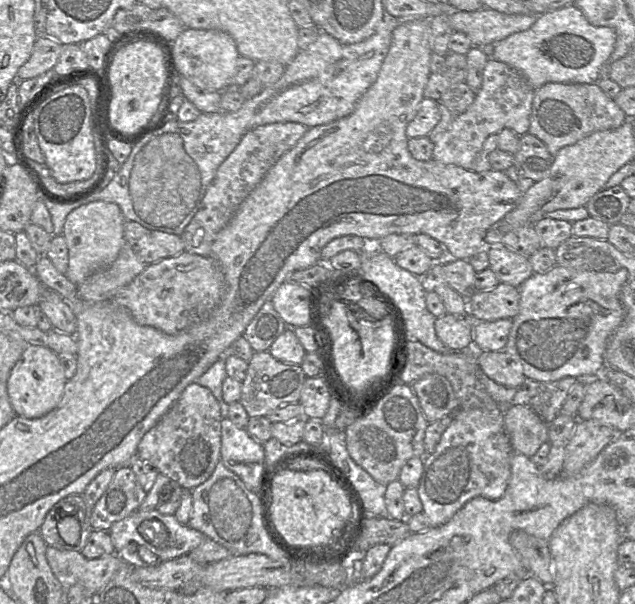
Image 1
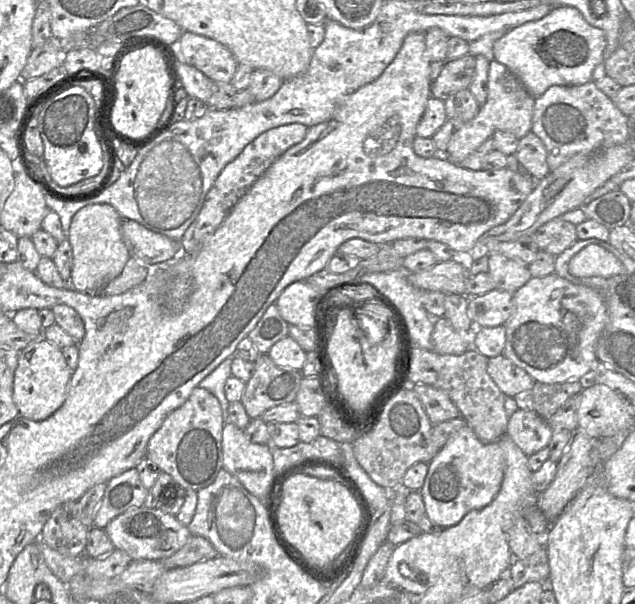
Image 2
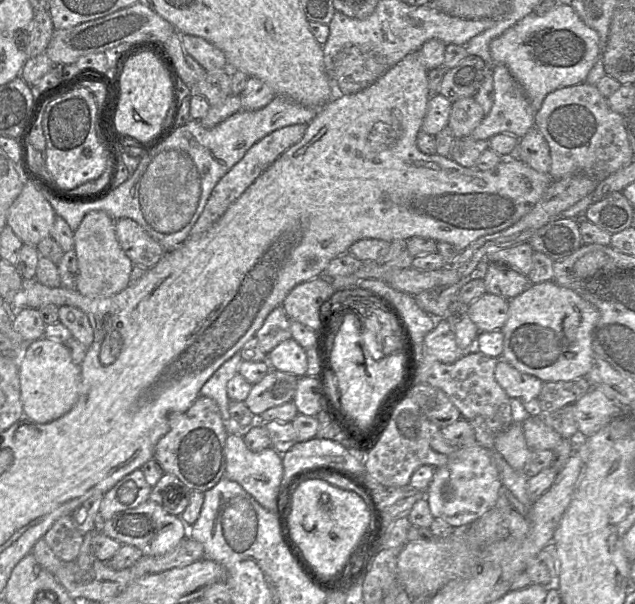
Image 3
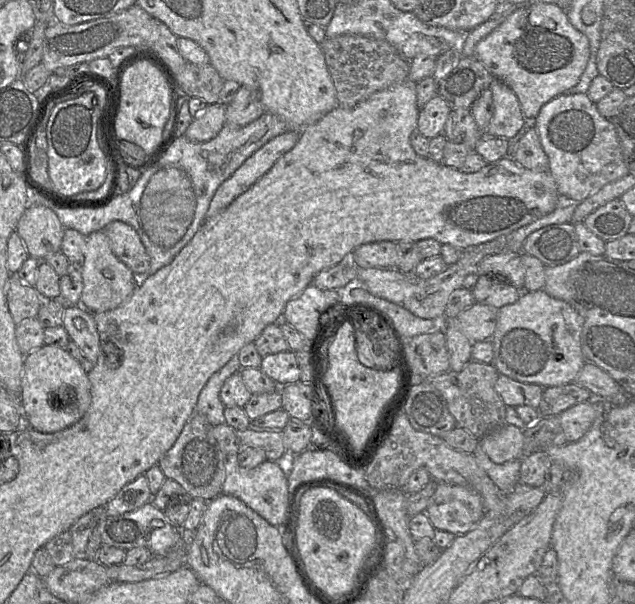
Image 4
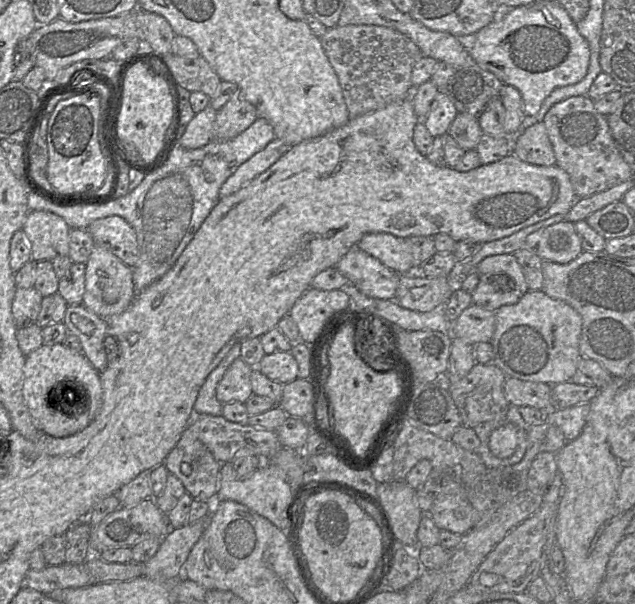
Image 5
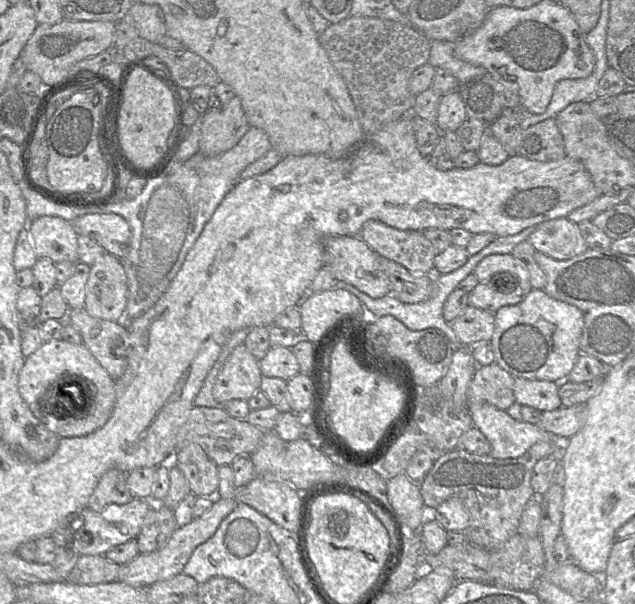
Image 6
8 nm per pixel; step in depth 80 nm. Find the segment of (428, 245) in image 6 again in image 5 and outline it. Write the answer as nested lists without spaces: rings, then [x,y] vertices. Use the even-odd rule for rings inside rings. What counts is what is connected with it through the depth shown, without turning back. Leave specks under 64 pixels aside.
[[[370,232],[364,234],[356,246],[400,274],[419,272],[414,270],[413,256],[405,238],[386,232]]]

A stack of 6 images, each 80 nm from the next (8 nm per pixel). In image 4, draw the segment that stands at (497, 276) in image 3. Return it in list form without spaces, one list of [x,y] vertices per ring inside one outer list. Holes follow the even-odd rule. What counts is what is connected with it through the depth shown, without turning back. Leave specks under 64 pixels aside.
[[[481,275],[472,289],[477,303],[489,305],[499,309],[505,305],[515,303],[522,291],[510,283]]]

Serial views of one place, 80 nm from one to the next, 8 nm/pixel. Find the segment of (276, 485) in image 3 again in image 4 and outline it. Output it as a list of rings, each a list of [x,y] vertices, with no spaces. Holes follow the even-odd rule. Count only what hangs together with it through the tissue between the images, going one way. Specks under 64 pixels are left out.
[[[226,455],[222,494],[240,499],[271,525],[284,529],[287,525],[286,509],[290,495],[287,480],[287,460],[277,462],[266,459],[253,469],[244,469],[239,465],[237,455]]]

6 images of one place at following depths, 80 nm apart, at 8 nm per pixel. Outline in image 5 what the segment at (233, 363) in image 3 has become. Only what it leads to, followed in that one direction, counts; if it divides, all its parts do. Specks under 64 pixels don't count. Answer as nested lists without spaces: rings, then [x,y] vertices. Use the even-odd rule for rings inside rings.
[[[241,343],[235,344],[218,366],[208,375],[194,403],[195,415],[222,415],[223,404],[216,397],[216,387],[233,361],[240,357],[240,350]]]

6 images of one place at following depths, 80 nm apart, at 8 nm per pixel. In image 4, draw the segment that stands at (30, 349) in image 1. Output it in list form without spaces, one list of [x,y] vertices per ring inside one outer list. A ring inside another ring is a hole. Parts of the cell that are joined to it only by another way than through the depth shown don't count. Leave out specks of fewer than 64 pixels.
[[[44,344],[25,354],[20,403],[23,423],[41,433],[55,433],[77,423],[91,404],[88,366],[75,360],[65,348]]]

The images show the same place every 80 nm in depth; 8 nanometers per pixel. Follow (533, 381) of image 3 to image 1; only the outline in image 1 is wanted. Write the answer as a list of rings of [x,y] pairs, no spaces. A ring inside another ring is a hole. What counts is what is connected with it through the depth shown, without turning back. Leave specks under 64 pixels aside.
[[[504,350],[478,352],[477,364],[486,376],[503,386],[519,389],[526,380],[521,364]]]

